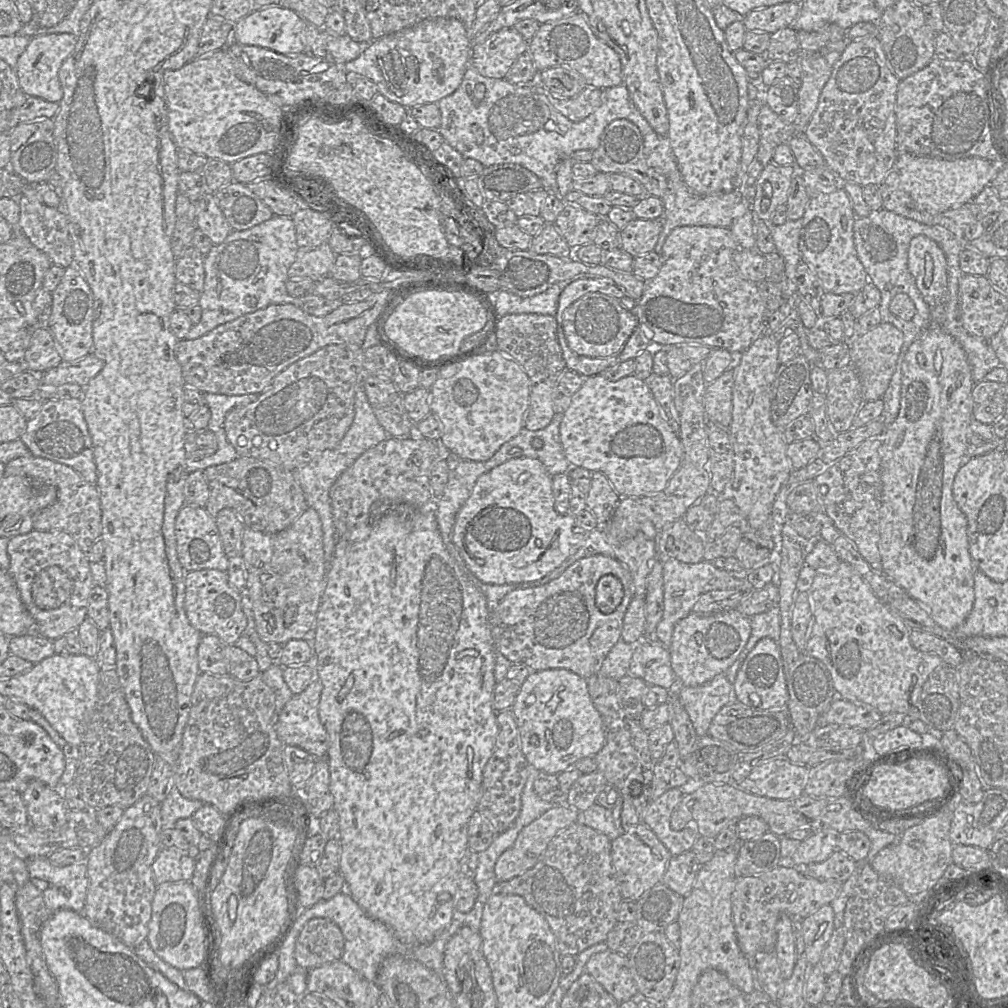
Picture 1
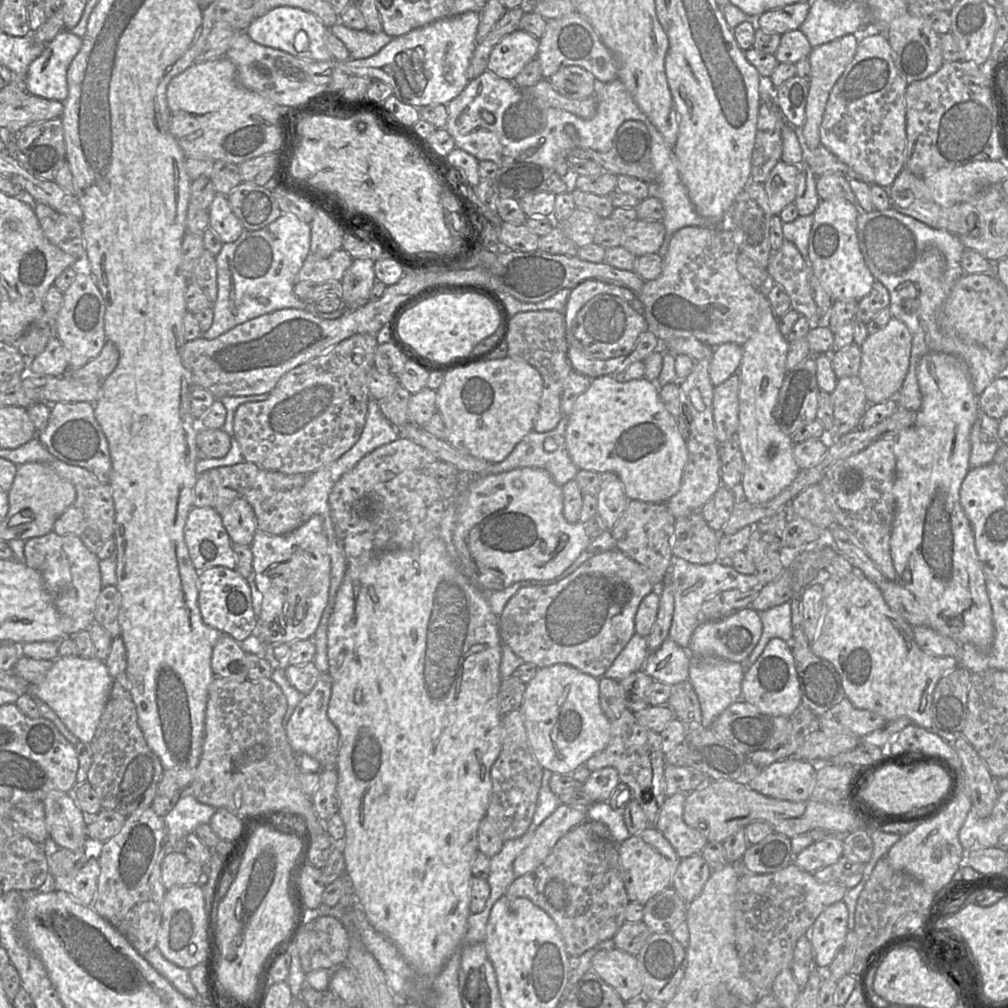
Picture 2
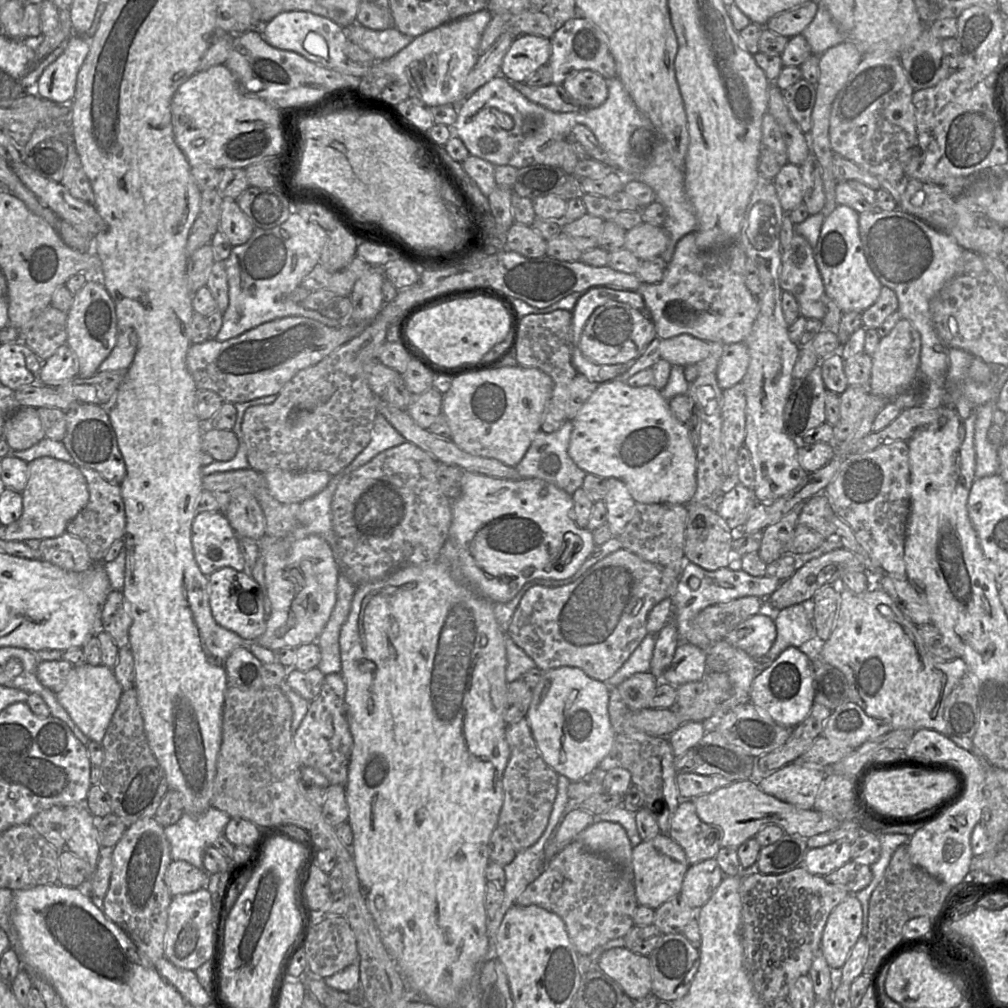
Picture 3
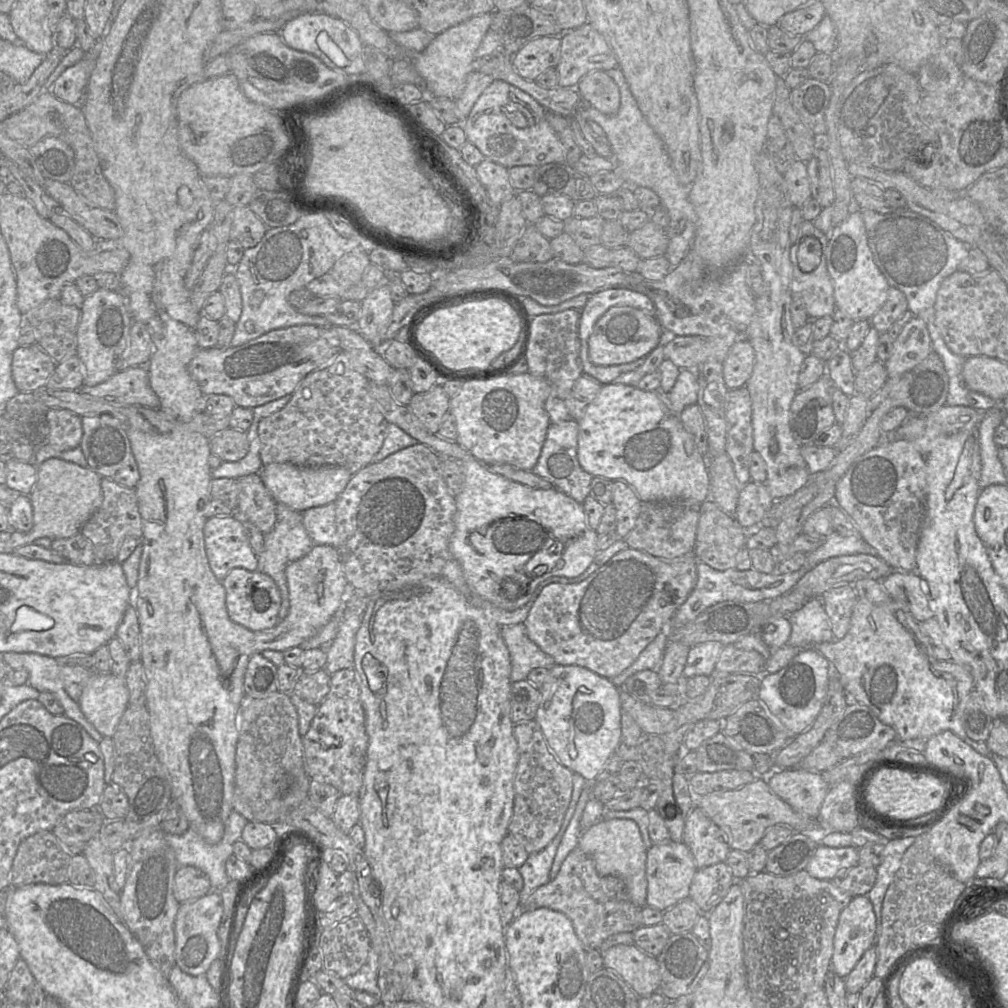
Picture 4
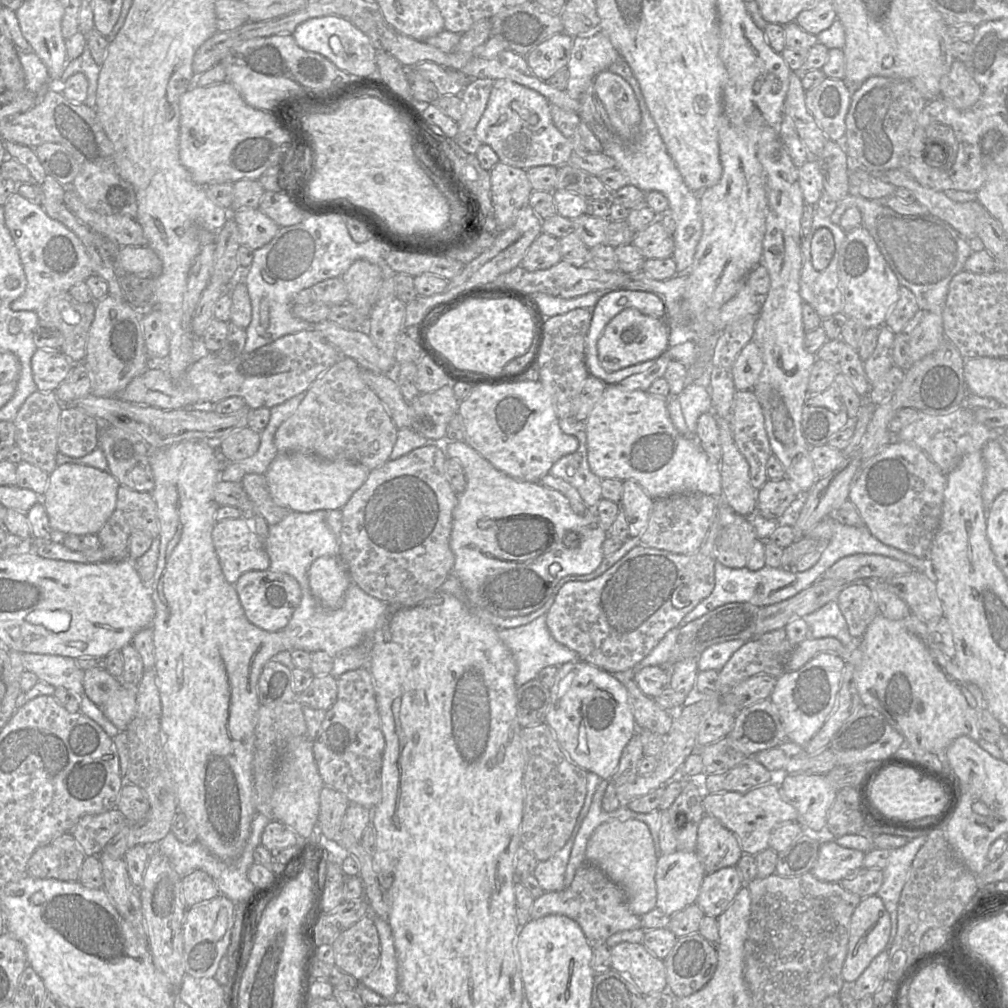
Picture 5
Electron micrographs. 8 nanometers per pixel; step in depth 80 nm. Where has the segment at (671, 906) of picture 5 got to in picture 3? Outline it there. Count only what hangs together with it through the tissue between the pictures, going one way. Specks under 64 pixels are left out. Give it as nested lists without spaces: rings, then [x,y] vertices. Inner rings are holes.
[[[660,833],[650,840],[642,840],[634,845],[629,863],[629,874],[638,904],[656,909],[680,894],[689,866],[684,850],[667,834]]]

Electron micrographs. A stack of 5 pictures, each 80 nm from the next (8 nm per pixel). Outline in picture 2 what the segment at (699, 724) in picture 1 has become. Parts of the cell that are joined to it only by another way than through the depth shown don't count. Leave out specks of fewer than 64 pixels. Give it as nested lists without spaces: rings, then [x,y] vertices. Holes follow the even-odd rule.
[[[692,657],[689,668],[689,681],[699,700],[701,708],[701,724],[710,728],[714,720],[731,704],[742,700],[742,681],[745,668],[741,663],[728,661],[718,657]]]

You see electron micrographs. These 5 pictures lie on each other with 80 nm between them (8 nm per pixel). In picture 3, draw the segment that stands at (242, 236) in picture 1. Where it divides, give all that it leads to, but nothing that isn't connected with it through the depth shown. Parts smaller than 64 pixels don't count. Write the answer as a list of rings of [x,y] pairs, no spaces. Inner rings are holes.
[[[291,213],[282,224],[269,229],[255,228],[246,243],[233,246],[229,257],[223,261],[229,286],[229,304],[222,314],[223,323],[215,340],[225,341],[265,322],[289,316],[308,317],[329,327],[340,327],[351,323],[351,319],[338,320],[325,317],[320,312],[306,309],[288,298],[288,295],[301,285],[303,278],[319,264],[326,241],[327,233],[320,225],[304,219],[299,213]]]

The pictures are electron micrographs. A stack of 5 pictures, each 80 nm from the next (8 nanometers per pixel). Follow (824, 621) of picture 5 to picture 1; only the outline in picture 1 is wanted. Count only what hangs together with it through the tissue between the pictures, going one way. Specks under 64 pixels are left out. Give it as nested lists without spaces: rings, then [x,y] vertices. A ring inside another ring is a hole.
[[[778,607],[749,617],[749,620],[751,625],[750,638],[736,661],[724,672],[726,678],[731,683],[734,682],[739,668],[759,640],[762,638],[770,638],[778,642],[780,638],[781,616]]]

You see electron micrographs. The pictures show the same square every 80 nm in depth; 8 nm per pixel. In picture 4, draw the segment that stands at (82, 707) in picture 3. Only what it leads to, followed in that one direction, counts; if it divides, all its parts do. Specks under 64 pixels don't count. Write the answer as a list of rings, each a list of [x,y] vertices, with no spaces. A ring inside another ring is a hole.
[[[94,672],[77,700],[88,722],[103,736],[112,737],[130,699],[123,678]]]

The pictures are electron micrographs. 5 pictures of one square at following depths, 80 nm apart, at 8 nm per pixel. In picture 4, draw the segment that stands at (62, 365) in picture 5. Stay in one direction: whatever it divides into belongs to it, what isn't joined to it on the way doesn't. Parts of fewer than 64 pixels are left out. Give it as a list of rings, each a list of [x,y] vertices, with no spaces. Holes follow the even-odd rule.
[[[21,345],[12,355],[11,374],[19,392],[46,387],[57,362],[38,346]]]

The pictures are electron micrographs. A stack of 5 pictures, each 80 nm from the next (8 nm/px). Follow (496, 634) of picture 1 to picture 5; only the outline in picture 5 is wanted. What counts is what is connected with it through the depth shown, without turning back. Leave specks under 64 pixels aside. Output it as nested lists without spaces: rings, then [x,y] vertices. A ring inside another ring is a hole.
[[[718,510],[701,547],[693,554],[676,554],[638,545],[632,548],[600,576],[589,581],[562,584],[544,613],[551,636],[575,651],[579,660],[609,673],[633,668],[673,628],[680,627],[683,617],[707,598],[715,587],[716,540],[721,531]]]

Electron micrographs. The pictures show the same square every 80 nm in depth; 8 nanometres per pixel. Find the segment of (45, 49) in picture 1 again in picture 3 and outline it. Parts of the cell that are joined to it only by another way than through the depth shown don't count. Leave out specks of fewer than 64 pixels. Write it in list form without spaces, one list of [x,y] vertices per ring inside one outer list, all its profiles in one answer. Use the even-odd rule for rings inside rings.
[[[74,34],[66,41],[61,55],[40,75],[34,92],[58,104],[71,103],[78,72],[89,52],[89,40]]]

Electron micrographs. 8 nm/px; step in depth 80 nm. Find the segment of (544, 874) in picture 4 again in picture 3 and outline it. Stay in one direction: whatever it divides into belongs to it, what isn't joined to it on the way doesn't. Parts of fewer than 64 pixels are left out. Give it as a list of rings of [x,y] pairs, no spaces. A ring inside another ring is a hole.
[[[559,776],[558,793],[548,825],[538,841],[526,849],[518,850],[510,863],[501,864],[504,866],[505,872],[505,883],[502,888],[500,904],[502,912],[506,912],[513,905],[519,905],[516,904],[516,898],[547,868],[545,846],[558,828],[556,824],[561,818],[568,798],[567,789],[570,782],[565,776]]]

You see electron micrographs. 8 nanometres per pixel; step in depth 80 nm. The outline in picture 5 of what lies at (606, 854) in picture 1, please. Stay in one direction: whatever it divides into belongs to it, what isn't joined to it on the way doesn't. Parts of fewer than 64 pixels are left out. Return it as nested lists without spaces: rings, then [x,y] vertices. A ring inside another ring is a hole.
[[[590,862],[576,871],[568,887],[545,892],[534,899],[530,909],[531,919],[551,914],[565,915],[576,921],[591,947],[604,944],[608,937],[617,932],[641,927],[640,917],[629,909],[624,891]]]

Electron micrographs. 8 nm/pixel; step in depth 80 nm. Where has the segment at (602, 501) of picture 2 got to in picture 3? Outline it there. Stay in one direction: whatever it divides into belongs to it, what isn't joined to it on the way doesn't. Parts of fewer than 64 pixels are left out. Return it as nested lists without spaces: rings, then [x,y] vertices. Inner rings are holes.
[[[616,478],[606,480],[607,493],[603,499],[607,508],[607,524],[614,536],[624,530],[633,515],[636,501],[624,482]]]

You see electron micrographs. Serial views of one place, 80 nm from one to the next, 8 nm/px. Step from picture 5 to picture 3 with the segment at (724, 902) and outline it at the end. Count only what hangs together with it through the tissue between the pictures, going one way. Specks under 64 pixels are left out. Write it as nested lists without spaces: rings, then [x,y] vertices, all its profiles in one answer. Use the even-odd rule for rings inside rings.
[[[715,858],[691,864],[684,876],[680,895],[688,906],[698,910],[711,898],[724,876]]]

